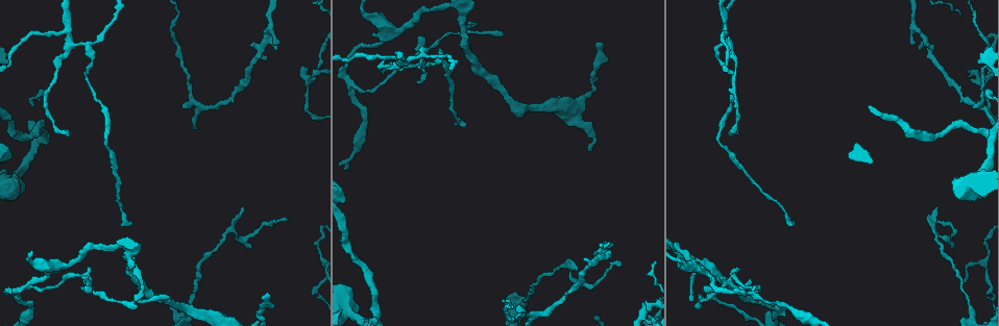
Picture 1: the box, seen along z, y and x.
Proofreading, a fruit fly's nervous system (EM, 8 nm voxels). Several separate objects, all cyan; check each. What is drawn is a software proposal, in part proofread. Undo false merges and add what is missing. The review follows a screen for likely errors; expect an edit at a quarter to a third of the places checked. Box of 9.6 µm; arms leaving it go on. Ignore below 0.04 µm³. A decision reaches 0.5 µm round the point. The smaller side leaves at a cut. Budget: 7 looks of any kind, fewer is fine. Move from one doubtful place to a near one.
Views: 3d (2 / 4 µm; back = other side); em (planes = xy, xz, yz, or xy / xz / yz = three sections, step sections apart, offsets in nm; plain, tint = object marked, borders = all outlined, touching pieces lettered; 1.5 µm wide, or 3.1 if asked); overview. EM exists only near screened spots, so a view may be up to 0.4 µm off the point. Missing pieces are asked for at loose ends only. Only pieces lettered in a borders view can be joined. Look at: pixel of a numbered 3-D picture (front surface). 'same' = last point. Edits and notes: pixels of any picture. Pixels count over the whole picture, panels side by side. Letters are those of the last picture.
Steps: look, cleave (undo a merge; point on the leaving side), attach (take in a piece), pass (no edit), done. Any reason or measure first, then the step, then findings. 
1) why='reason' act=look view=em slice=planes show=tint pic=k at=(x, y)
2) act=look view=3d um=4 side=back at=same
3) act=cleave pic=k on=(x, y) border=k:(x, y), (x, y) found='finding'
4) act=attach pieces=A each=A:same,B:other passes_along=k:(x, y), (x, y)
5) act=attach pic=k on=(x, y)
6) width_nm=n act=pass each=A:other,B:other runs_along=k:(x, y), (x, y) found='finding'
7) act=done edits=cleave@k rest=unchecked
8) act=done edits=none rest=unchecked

why='thin end' act=look view=em slice=planes show=borders pic=1 at=(602, 44)

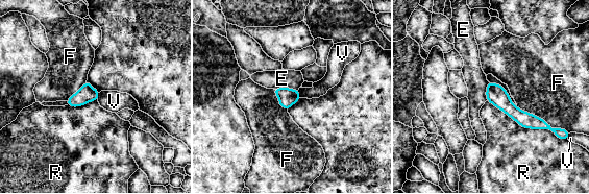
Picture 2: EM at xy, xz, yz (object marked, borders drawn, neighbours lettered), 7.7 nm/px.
act=pass each=E:other,F:other,R:other,V:other border=2:(298, 88), (273, 89) found='none of them fits'

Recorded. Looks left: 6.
why='a narrow waist' act=look view=em slice=planes show=tint pic=1 at=(167, 303)

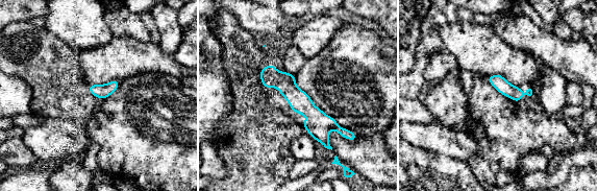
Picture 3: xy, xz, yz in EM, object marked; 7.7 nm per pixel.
why='what lies round it' act=look view=em slice=planes show=borders at=same

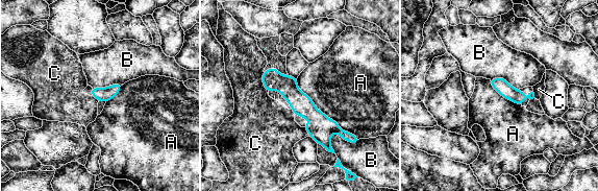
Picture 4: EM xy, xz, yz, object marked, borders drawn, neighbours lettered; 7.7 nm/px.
act=pass each=A:other,B:other,C:other found='continuous, no second neuron'

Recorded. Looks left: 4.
act=look view=3d um=2 pic=1 at=(68, 26)

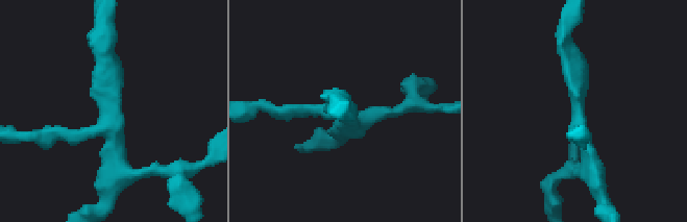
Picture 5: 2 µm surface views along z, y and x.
act=look view=em slice=planes show=borders pic=5 at=(112, 117)

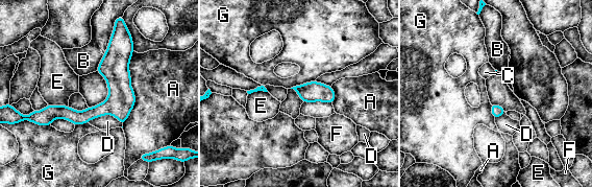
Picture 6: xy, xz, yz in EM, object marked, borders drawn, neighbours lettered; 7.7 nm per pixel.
act=pass each=A:other,B:other,C:other,D:other,E:other,F:other,G:other runs_along=6:(116, 31), (117, 94), (98, 111), (64, 116) found='one neuron here'

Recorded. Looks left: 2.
act=done edits=none rest=unchecked

